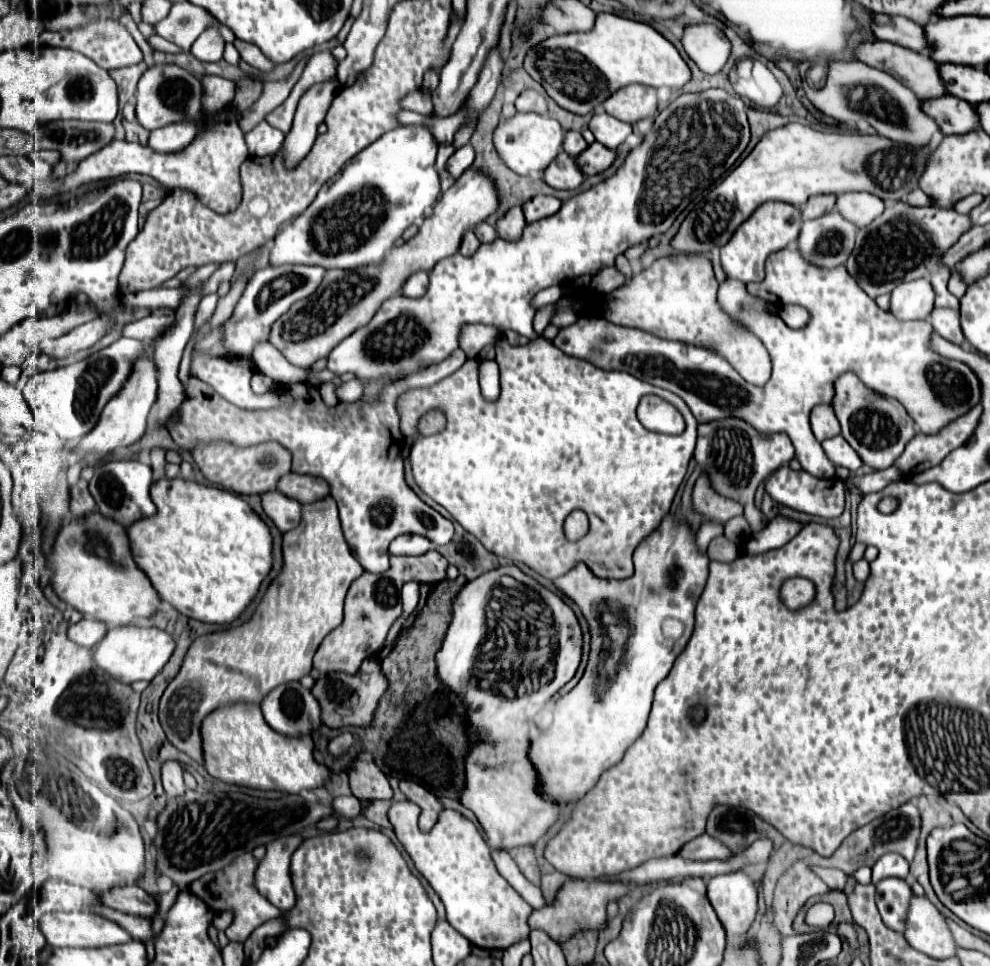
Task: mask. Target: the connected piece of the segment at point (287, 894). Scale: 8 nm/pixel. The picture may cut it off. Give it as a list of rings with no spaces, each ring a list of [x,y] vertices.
[[[292,834],[290,838],[278,838],[266,846],[266,856],[256,870],[256,888],[280,910],[294,906],[294,888],[290,880],[290,856],[302,844],[302,836]]]

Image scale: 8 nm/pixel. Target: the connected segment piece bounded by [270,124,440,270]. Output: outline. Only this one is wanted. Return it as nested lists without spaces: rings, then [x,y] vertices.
[[[410,124],[396,126],[394,130],[386,132],[382,138],[378,138],[374,144],[370,144],[350,162],[346,162],[342,172],[320,188],[314,202],[276,234],[274,246],[270,250],[270,266],[312,264],[324,266],[326,270],[328,268],[352,270],[356,266],[382,262],[384,256],[394,246],[394,242],[402,236],[402,232],[412,224],[420,224],[424,216],[432,210],[434,202],[438,200],[440,180],[438,172],[434,170],[436,152],[438,140],[434,138],[428,126]]]

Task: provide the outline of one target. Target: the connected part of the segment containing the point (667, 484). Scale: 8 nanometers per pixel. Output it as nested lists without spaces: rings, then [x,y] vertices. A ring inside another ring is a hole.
[[[538,338],[528,342],[526,346],[510,346],[506,340],[498,340],[496,342],[496,362],[500,366],[500,396],[494,402],[488,402],[486,398],[482,398],[480,392],[479,376],[478,376],[478,358],[468,358],[466,364],[456,370],[452,376],[448,376],[446,380],[424,388],[424,390],[410,390],[408,394],[400,396],[398,402],[398,414],[400,414],[400,430],[402,434],[410,440],[416,436],[416,424],[420,420],[422,414],[426,414],[432,408],[440,408],[446,418],[448,424],[442,432],[428,436],[428,438],[416,438],[412,450],[410,450],[410,464],[414,470],[414,478],[418,482],[418,486],[432,498],[436,500],[440,506],[444,506],[454,520],[458,520],[458,524],[468,530],[470,534],[474,534],[484,546],[488,546],[488,550],[492,550],[492,554],[508,558],[512,562],[522,562],[526,566],[530,566],[534,572],[538,572],[540,576],[554,580],[558,576],[564,576],[568,570],[572,570],[578,562],[584,562],[598,578],[628,578],[634,568],[632,568],[632,552],[634,548],[660,524],[660,520],[666,516],[666,512],[670,510],[670,504],[676,496],[678,486],[682,484],[686,470],[688,470],[688,462],[694,454],[694,446],[696,446],[696,418],[692,416],[692,412],[686,408],[686,430],[678,436],[668,436],[668,434],[658,434],[658,432],[650,432],[646,430],[638,418],[636,418],[636,408],[642,396],[646,394],[656,394],[658,396],[658,388],[630,376],[630,374],[622,374],[622,372],[606,372],[600,370],[580,358],[572,358],[562,354],[552,342]],[[572,510],[582,510],[586,512],[588,520],[590,520],[590,528],[588,534],[582,536],[576,542],[570,542],[564,536],[564,520]]]

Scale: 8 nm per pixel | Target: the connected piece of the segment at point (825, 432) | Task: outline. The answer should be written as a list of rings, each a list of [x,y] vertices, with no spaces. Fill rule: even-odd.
[[[824,404],[814,406],[810,424],[812,424],[812,432],[818,442],[824,442],[824,440],[840,434],[840,424],[838,424],[838,418],[836,418],[832,406],[824,406]]]

